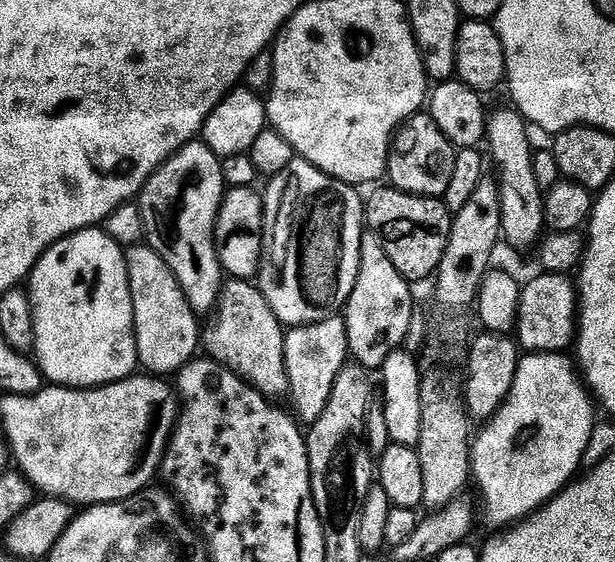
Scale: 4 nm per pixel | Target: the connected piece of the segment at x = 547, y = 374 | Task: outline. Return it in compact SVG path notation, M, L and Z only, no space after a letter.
M559 352L521 355L508 397L500 405L496 415L487 421L480 437L475 437L471 475L484 494L489 518L496 524L504 524L500 526L511 526L530 516L536 509L544 507L568 487L581 471L584 451L590 442L592 428L598 423L598 417L592 409L593 397L577 365L573 361L572 365L566 357L567 355Z

